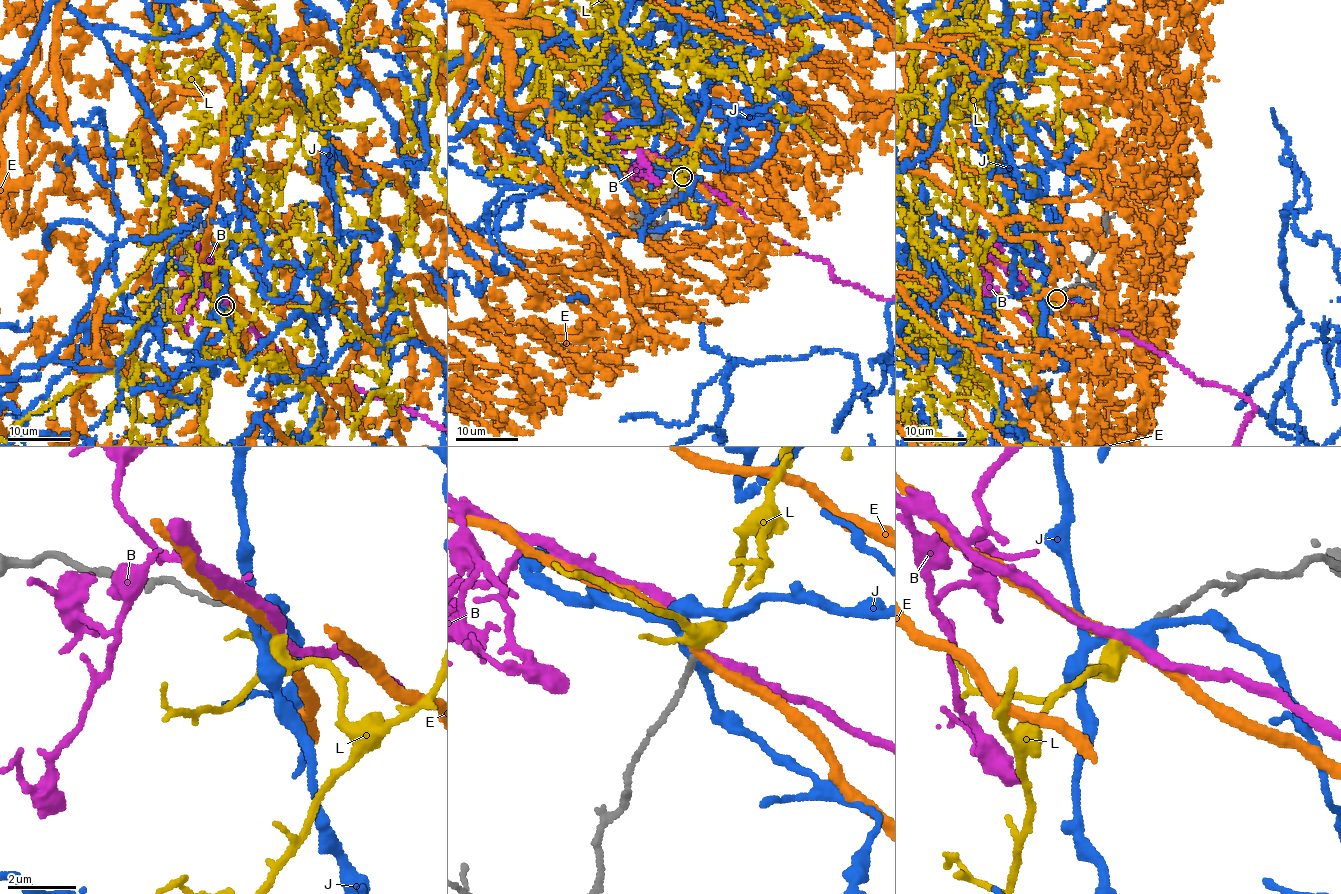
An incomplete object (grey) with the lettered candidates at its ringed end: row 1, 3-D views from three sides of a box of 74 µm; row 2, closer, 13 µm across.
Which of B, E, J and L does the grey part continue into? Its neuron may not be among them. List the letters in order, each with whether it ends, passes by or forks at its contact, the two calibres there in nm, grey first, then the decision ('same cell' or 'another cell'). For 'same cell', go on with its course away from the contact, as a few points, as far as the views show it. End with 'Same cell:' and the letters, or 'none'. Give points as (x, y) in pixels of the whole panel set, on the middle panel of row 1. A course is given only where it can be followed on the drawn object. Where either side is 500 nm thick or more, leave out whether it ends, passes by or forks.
B: it passes by; calibres 180 and 280 nm; another cell
E: it passes by; calibres 170 and 280 nm; another cell
J: it passes by; calibres 200 and 360 nm; another cell
L: it passes by; calibres 180 and 320 nm; same cell
Same cell: L

